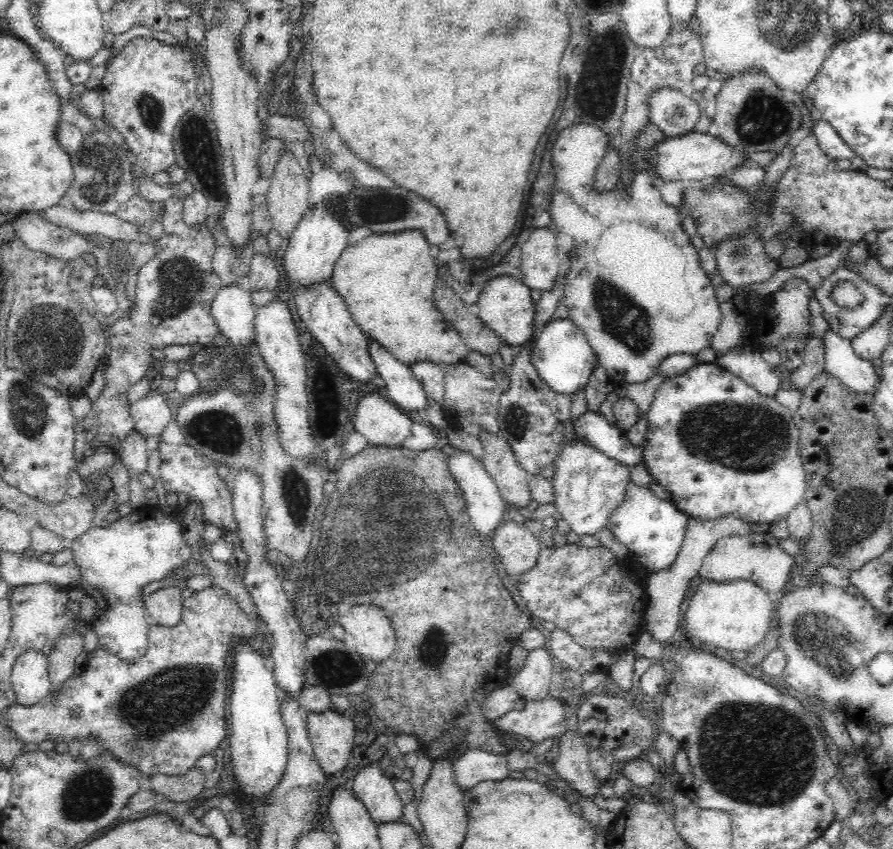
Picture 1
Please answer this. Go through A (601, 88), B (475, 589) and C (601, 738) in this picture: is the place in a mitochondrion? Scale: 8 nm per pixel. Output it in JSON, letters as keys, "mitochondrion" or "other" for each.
{"A":"mitochondrion","B":"other","C":"other"}

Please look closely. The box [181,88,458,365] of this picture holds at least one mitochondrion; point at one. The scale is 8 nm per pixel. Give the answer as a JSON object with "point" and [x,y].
{"point":[377,207]}

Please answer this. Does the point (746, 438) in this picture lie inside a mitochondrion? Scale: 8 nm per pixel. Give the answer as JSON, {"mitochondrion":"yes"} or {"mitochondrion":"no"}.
{"mitochondrion":"yes"}

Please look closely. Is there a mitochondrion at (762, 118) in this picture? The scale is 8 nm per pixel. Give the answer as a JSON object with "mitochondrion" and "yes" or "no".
{"mitochondrion":"yes"}

